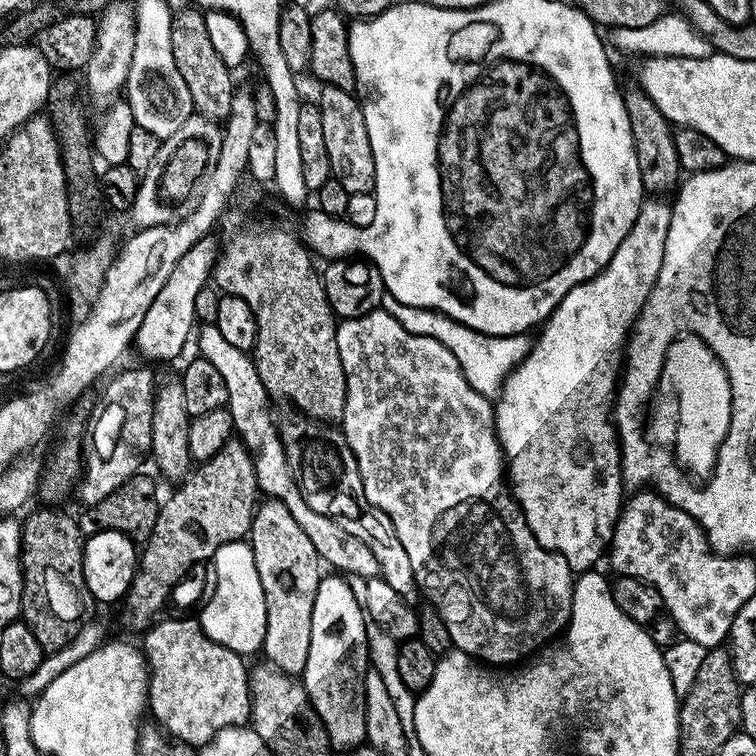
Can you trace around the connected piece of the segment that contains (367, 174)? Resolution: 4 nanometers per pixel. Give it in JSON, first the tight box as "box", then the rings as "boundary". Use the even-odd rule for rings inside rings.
{"box":[319,84,376,194],"boundary":[[[333,84],[319,89],[322,131],[326,138],[326,154],[330,154],[332,175],[349,194],[353,192],[372,192],[376,187],[374,174],[374,150],[370,150],[370,134],[366,130],[366,118],[361,101],[355,95]]]}

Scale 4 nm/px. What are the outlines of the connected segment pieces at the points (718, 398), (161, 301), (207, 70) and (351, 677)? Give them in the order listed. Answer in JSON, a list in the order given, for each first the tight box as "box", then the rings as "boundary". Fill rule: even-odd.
[{"box":[660,335,732,472],"boundary":[[[681,335],[668,347],[660,384],[680,408],[680,456],[696,472],[716,468],[718,450],[730,430],[732,417],[732,387],[722,362],[700,337]]]},{"box":[134,238,217,360],"boundary":[[[205,238],[186,251],[186,254],[174,266],[170,278],[166,280],[166,284],[154,298],[149,310],[146,311],[146,316],[138,327],[134,339],[135,350],[137,348],[146,359],[172,360],[187,344],[190,344],[190,337],[194,332],[194,317],[192,315],[194,298],[198,298],[198,290],[202,290],[209,283],[217,259],[217,241]],[[188,335],[190,335],[189,340]]]},{"box":[170,6,234,120],"boundary":[[[185,6],[173,15],[170,26],[170,51],[174,54],[174,66],[178,66],[178,74],[182,74],[182,82],[186,82],[186,90],[190,90],[193,109],[208,120],[227,120],[234,91],[233,73],[210,43],[210,34],[206,31],[204,12],[201,9]]]},{"box":[302,574,370,750],"boundary":[[[328,574],[321,579],[314,598],[314,614],[310,622],[310,658],[302,683],[308,692],[318,718],[326,726],[333,749],[351,750],[366,740],[366,694],[364,683],[370,670],[364,605],[355,596],[349,581],[340,574]]]}]

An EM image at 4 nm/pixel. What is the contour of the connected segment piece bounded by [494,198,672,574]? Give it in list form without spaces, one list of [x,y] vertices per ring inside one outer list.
[[[645,198],[641,202],[638,218],[634,218],[634,226],[630,226],[626,238],[622,238],[622,242],[618,242],[618,250],[614,250],[608,265],[598,275],[574,286],[574,290],[570,290],[570,294],[566,294],[566,298],[562,298],[562,302],[550,313],[539,329],[540,337],[531,341],[524,361],[517,368],[513,368],[512,373],[504,379],[500,395],[494,404],[496,436],[500,439],[500,447],[504,449],[506,480],[510,485],[510,491],[524,512],[526,522],[537,542],[548,551],[555,552],[557,556],[564,556],[573,573],[576,574],[589,571],[595,565],[592,563],[600,556],[600,544],[607,545],[611,541],[612,532],[616,528],[616,519],[620,516],[621,507],[626,500],[624,468],[620,465],[620,440],[616,437],[618,429],[614,423],[614,401],[632,326],[640,317],[640,311],[646,298],[650,296],[650,290],[654,290],[654,282],[658,282],[658,270],[662,270],[662,254],[666,246],[666,234],[670,234],[670,218],[672,217],[672,204],[664,200],[667,199]]]

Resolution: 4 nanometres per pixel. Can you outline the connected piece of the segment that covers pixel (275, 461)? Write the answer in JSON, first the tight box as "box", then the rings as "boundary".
{"box":[194,324,380,581],"boundary":[[[200,324],[194,344],[200,347],[199,355],[202,359],[211,362],[226,382],[226,407],[232,419],[235,435],[240,443],[246,445],[248,453],[252,456],[257,489],[265,497],[283,502],[286,510],[290,510],[294,522],[302,526],[306,538],[310,538],[314,550],[318,550],[321,561],[327,567],[328,564],[332,567],[329,569],[347,574],[349,577],[360,577],[364,581],[377,579],[380,576],[380,567],[378,558],[374,558],[370,546],[366,546],[366,542],[360,541],[359,538],[354,538],[354,534],[342,530],[338,522],[318,514],[318,510],[310,510],[297,481],[292,479],[292,471],[286,462],[284,444],[280,441],[277,421],[272,421],[272,412],[268,409],[270,397],[262,386],[262,378],[258,378],[255,359],[249,353],[238,350],[238,346],[226,342],[226,337],[216,329],[215,324]]]}

